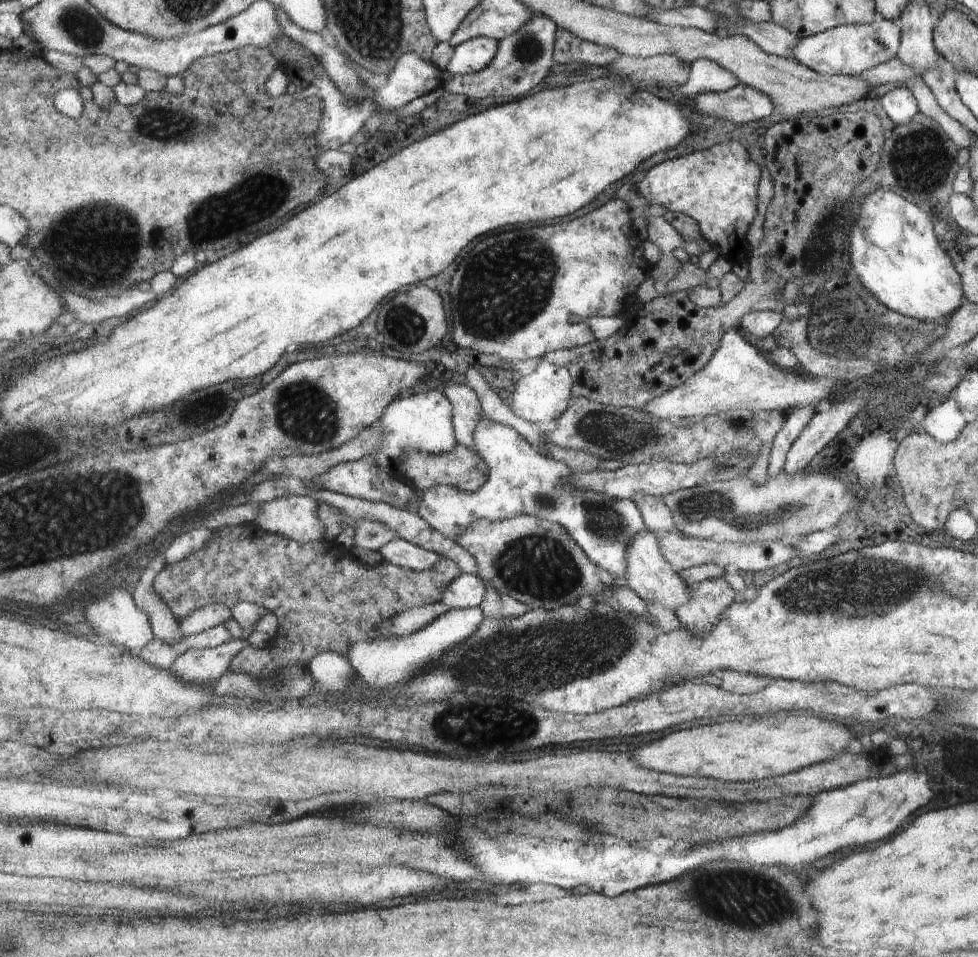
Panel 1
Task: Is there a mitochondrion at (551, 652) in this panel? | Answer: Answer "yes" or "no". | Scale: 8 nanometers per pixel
yes

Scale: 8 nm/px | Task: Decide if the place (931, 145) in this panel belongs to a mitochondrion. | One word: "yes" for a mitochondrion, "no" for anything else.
yes

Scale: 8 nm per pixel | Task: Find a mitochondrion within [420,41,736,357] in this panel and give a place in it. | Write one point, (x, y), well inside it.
(519, 271)

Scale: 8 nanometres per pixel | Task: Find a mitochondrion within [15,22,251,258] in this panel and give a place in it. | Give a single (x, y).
(170, 125)

